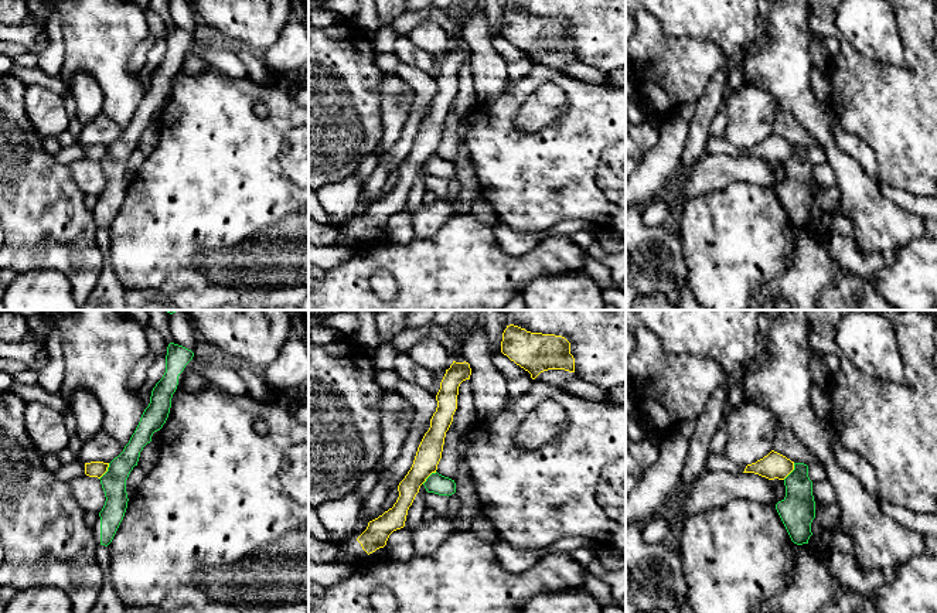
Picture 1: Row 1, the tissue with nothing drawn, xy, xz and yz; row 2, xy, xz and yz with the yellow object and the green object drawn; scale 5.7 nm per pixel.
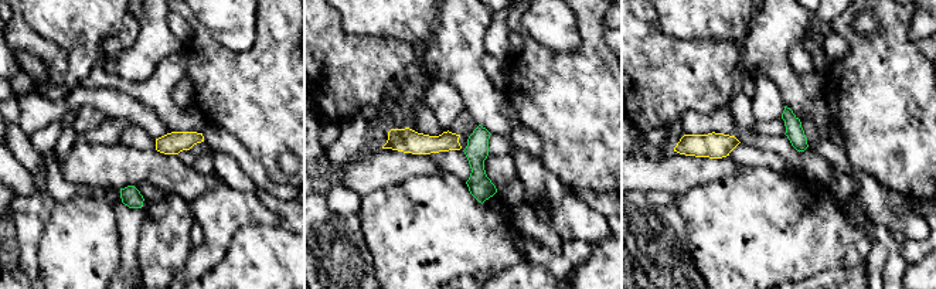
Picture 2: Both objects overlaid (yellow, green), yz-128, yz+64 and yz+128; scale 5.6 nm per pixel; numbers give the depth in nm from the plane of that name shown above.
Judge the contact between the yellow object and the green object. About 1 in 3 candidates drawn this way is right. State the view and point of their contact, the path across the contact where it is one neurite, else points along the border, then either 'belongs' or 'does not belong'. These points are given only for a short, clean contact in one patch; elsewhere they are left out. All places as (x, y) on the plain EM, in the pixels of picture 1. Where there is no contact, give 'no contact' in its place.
meets yellow in yz at (790, 155); border along yz (794, 146), (794, 150), (783, 162); does not belong

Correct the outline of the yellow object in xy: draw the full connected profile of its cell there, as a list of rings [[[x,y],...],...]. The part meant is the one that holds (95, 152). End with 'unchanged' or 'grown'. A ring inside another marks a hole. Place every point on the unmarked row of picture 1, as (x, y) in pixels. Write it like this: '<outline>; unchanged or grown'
[[[91,144],[85,146],[85,157],[100,161],[108,154],[109,146]]]; unchanged

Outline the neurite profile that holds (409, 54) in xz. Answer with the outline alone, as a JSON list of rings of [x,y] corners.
[[[398,37],[393,54],[402,64],[416,67],[425,72],[430,72],[435,65],[435,55],[415,45],[410,37]]]

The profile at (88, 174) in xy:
[[[84,157],[71,163],[69,168],[74,180],[85,195],[99,197],[102,194],[106,180],[98,160]]]

